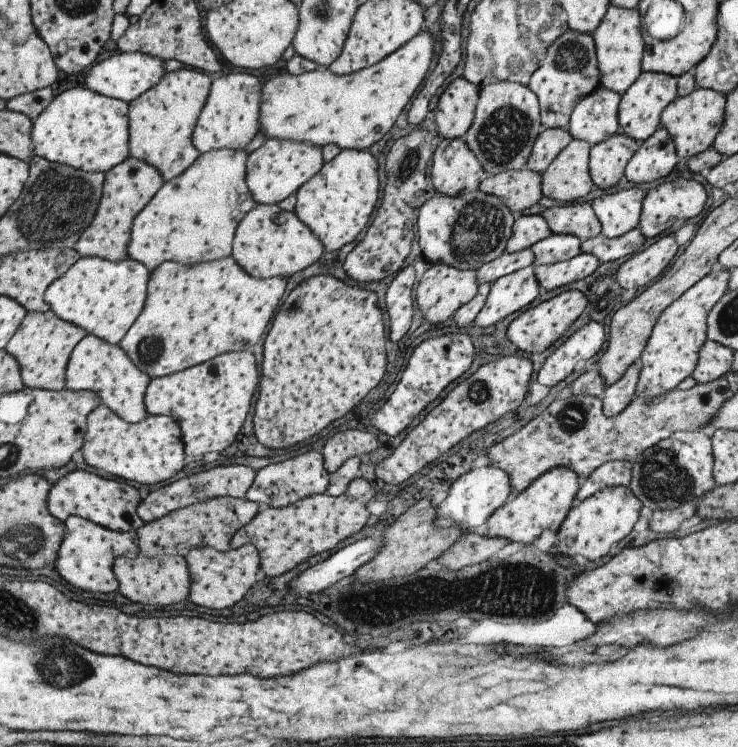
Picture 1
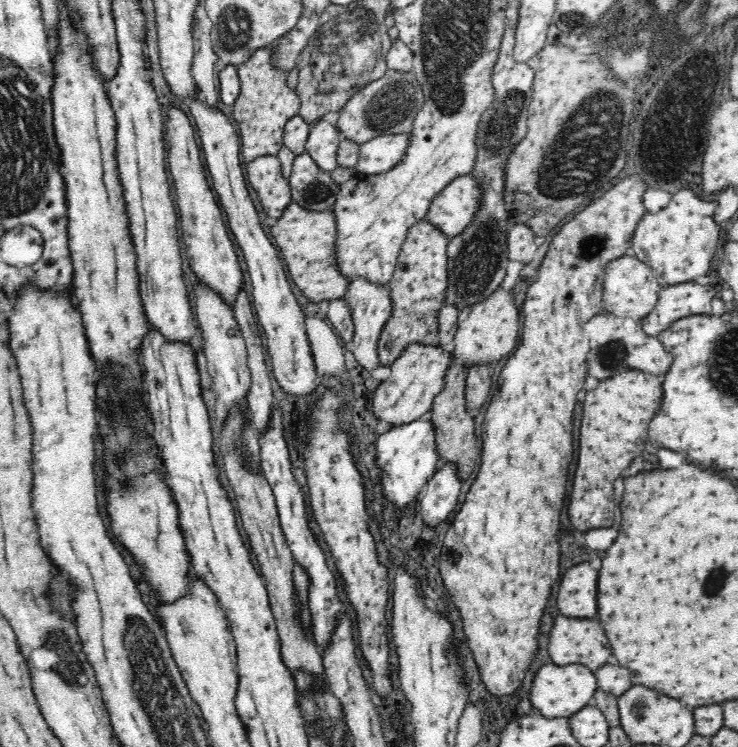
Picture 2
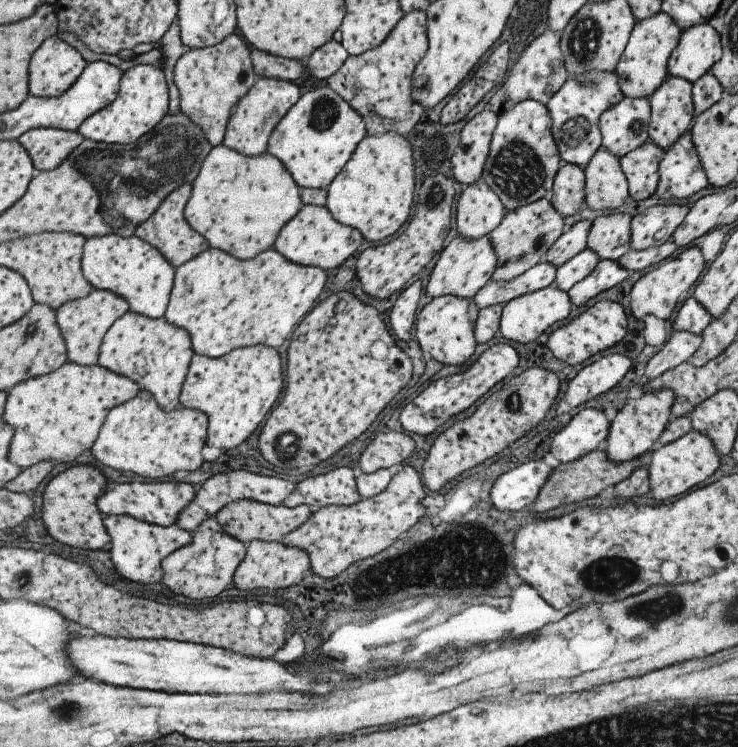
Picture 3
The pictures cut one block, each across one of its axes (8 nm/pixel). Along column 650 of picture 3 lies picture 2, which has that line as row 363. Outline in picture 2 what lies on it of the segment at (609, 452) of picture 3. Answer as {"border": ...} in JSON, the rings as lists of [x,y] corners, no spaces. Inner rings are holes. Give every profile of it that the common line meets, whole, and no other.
{"border":[[[418,343],[407,346],[390,365],[390,376],[380,382],[373,393],[371,409],[377,422],[387,422],[390,428],[401,427],[426,414],[434,397],[442,390],[444,374],[451,365],[450,351]]]}

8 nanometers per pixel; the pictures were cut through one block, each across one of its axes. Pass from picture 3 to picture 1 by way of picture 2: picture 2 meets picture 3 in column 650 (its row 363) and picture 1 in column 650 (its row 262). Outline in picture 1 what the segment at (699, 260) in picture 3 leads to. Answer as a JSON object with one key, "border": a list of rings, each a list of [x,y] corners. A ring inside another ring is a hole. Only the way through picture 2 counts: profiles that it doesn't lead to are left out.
{"border":[[[671,235],[663,236],[645,250],[635,252],[615,272],[615,280],[622,290],[647,286],[671,263],[677,244]]]}

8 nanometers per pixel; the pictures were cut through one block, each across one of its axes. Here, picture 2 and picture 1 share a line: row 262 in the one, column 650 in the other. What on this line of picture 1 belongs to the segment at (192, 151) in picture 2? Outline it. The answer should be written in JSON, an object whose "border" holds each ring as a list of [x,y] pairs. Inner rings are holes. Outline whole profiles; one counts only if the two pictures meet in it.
{"border":[[[675,178],[672,182],[657,184],[643,196],[637,228],[645,239],[659,236],[661,232],[667,232],[677,220],[689,221],[696,217],[702,212],[705,200],[707,200],[705,190],[695,180]]]}

